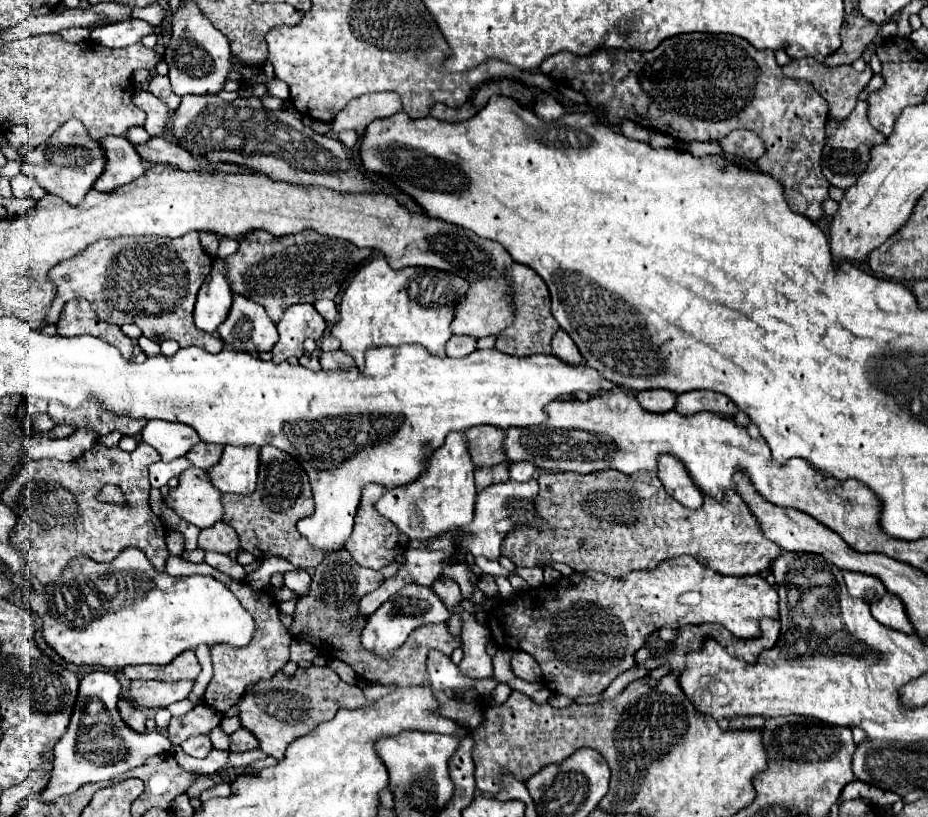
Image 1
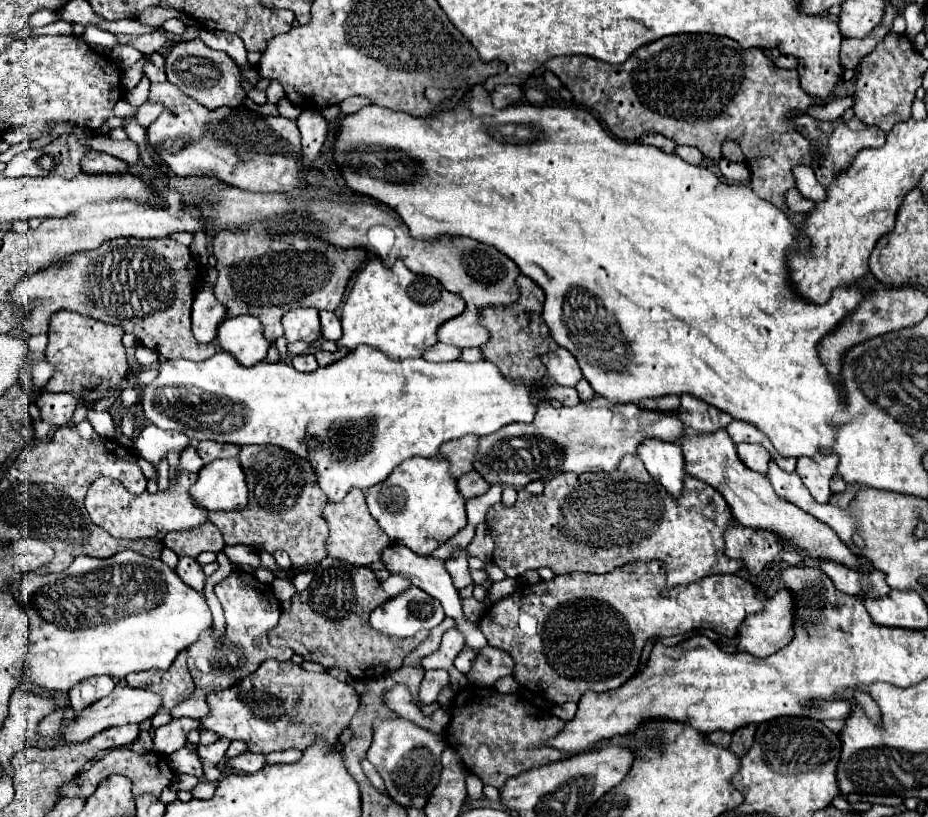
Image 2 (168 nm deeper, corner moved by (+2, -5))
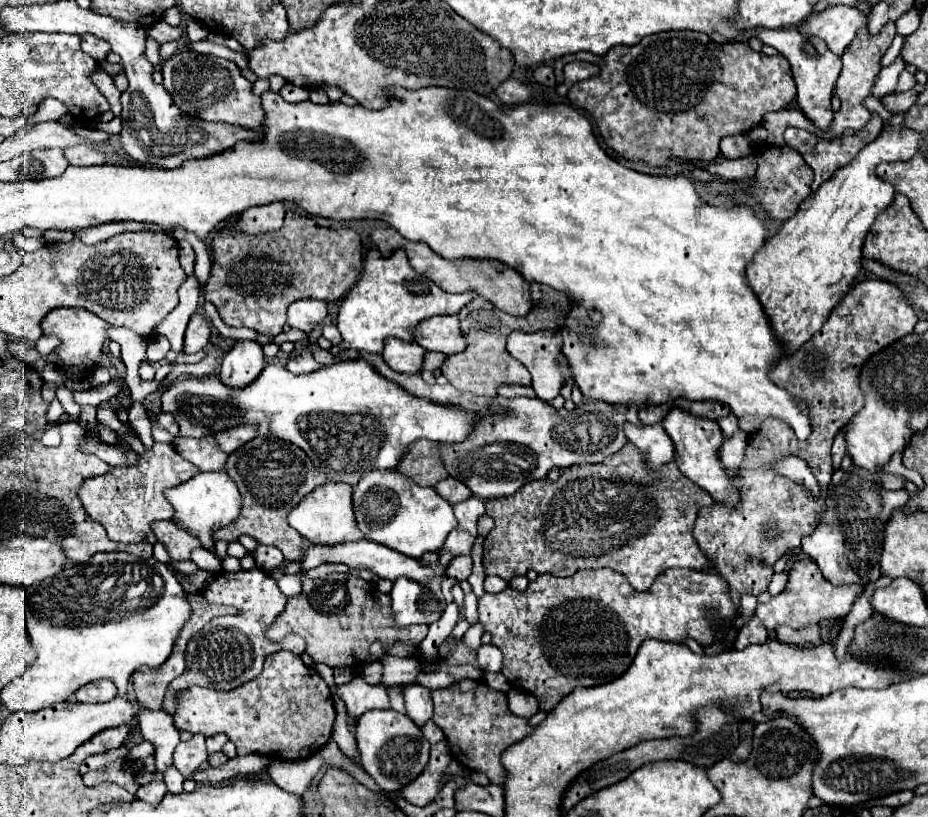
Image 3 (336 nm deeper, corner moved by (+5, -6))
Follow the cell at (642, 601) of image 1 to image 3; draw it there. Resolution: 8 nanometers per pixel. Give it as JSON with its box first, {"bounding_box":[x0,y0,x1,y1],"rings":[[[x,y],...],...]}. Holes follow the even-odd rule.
{"bounding_box":[478,569,734,711],"rings":[[[596,569],[596,571],[578,571],[576,575],[572,577],[554,577],[554,575],[538,575],[536,581],[530,581],[528,589],[524,593],[520,591],[514,591],[514,589],[506,589],[502,593],[486,593],[484,597],[478,599],[478,615],[480,615],[480,623],[484,625],[486,631],[492,633],[492,645],[496,645],[502,653],[504,653],[504,665],[502,665],[502,675],[508,679],[510,687],[512,689],[524,689],[528,693],[532,693],[538,701],[540,701],[540,709],[542,711],[552,711],[552,707],[564,699],[570,691],[574,691],[576,687],[584,685],[584,687],[592,687],[592,685],[600,685],[600,683],[606,683],[606,681],[612,681],[616,677],[620,677],[628,667],[630,663],[634,661],[636,657],[636,651],[640,647],[642,641],[646,639],[658,639],[658,641],[668,641],[668,643],[684,643],[686,639],[694,639],[698,641],[698,645],[712,645],[714,643],[714,635],[718,631],[718,627],[722,625],[728,625],[734,617],[734,603],[730,601],[730,593],[728,593],[728,585],[724,583],[724,579],[720,579],[714,571],[694,571],[694,569],[666,569],[662,571],[662,575],[658,575],[658,579],[654,579],[654,583],[650,585],[650,589],[638,593],[630,587],[630,583],[626,581],[624,575],[620,575],[618,571],[612,571],[612,569]],[[702,607],[714,607],[716,609],[716,615],[720,615],[718,621],[710,621],[706,619],[706,615],[702,615]]]}

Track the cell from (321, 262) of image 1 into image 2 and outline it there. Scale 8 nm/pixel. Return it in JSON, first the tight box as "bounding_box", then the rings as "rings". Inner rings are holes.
{"bounding_box":[213,224,367,342],"rings":[[[253,224],[249,230],[231,232],[223,230],[213,240],[213,254],[217,256],[217,300],[227,306],[227,318],[251,314],[261,320],[263,334],[269,342],[281,338],[281,318],[285,312],[301,306],[313,306],[317,310],[335,310],[345,294],[347,282],[355,270],[365,262],[367,252],[363,248],[337,248],[325,244],[315,236],[307,236],[303,232],[295,236],[269,236],[265,226]]]}

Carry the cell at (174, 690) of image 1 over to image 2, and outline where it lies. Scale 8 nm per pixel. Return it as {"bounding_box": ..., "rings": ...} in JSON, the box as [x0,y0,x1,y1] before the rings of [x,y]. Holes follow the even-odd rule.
{"bounding_box":[65,686,161,742],"rings":[[[115,686],[115,690],[91,704],[89,708],[83,710],[83,714],[79,718],[73,720],[71,726],[65,728],[65,740],[67,742],[83,742],[83,740],[89,740],[91,736],[95,736],[97,732],[105,730],[105,728],[111,728],[111,726],[123,726],[123,724],[129,724],[129,722],[143,722],[147,718],[153,718],[157,712],[161,710],[161,696],[151,692],[151,690],[143,690],[143,688],[131,688],[131,686]]]}

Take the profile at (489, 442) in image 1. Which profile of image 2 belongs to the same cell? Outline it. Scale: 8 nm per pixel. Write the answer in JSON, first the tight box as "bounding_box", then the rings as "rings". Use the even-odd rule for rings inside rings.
{"bounding_box":[439,436,479,478],"rings":[[[463,436],[451,442],[445,442],[439,450],[441,456],[445,456],[451,462],[451,472],[455,478],[461,478],[463,474],[473,470],[473,462],[477,456],[477,442],[479,436]]]}

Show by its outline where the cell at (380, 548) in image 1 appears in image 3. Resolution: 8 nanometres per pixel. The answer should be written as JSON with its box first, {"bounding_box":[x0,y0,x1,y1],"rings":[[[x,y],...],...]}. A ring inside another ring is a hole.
{"bounding_box":[288,483,364,545],"rings":[[[324,483],[324,487],[316,487],[310,495],[306,495],[288,515],[288,523],[310,543],[334,545],[342,541],[360,541],[364,535],[358,531],[352,511],[352,487],[346,483]]]}

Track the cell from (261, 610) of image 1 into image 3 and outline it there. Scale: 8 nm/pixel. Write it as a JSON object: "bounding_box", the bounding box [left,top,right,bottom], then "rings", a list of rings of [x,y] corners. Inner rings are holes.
{"bounding_box":[164,567,304,713],"rings":[[[254,567],[250,571],[238,571],[238,573],[218,573],[210,587],[204,591],[204,597],[210,603],[224,603],[224,605],[236,605],[240,609],[240,615],[236,617],[214,617],[210,623],[198,631],[186,647],[186,671],[174,679],[166,691],[164,709],[168,713],[174,711],[174,693],[188,689],[192,685],[208,687],[208,689],[236,689],[250,679],[254,679],[262,671],[264,657],[276,651],[292,651],[296,655],[304,653],[304,639],[300,635],[286,635],[282,643],[270,643],[266,639],[266,627],[274,623],[274,619],[280,615],[280,611],[286,605],[286,597],[278,589],[278,583],[268,577],[260,567]]]}

